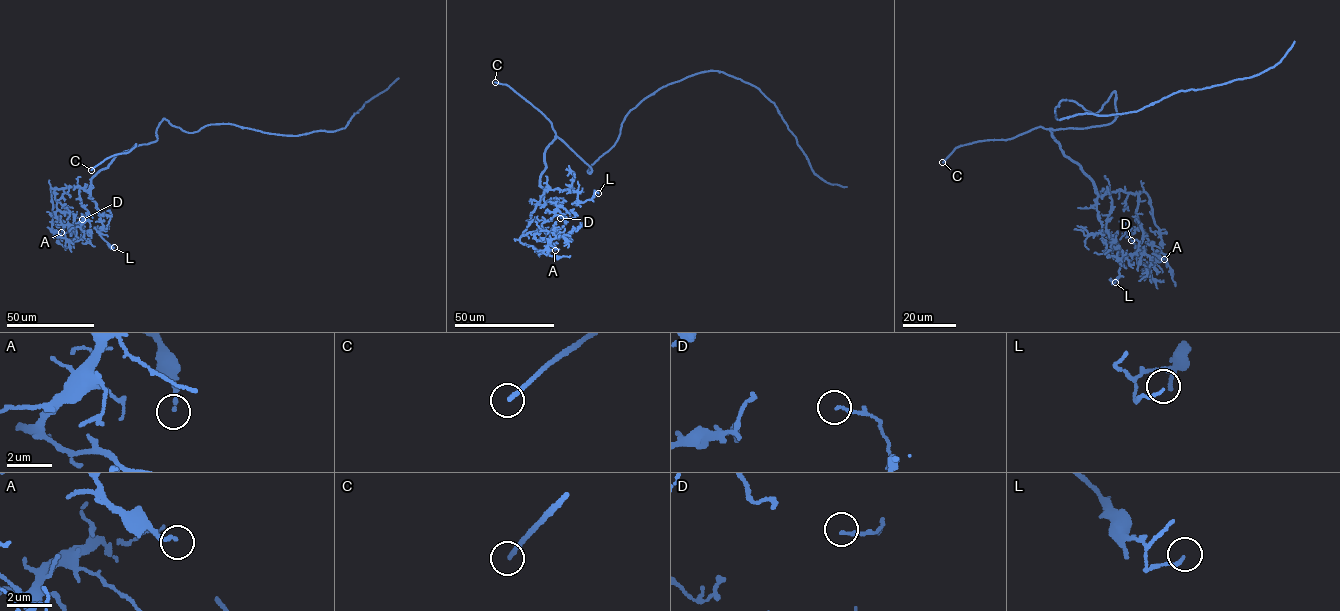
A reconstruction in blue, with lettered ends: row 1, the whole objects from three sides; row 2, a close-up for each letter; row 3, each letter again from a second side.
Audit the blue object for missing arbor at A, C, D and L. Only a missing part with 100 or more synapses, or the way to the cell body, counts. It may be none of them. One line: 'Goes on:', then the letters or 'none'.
Goes on: C

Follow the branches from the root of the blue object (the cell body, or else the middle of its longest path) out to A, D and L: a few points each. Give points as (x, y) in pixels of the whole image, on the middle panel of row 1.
A: (617, 140), (590, 173), (556, 136), (546, 148), (544, 190), (523, 234), (549, 241), (555, 250)
D: (617, 140), (590, 173), (556, 136), (549, 144), (538, 204), (556, 197), (566, 222), (560, 218)
L: (617, 140), (590, 173), (556, 136), (545, 152), (545, 191), (577, 192), (580, 202), (598, 193)

